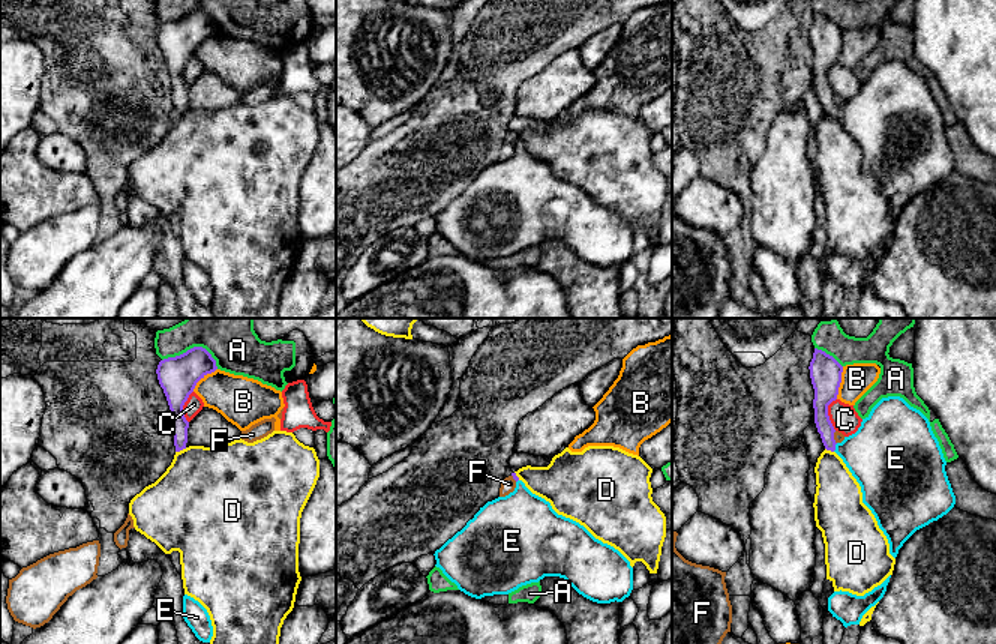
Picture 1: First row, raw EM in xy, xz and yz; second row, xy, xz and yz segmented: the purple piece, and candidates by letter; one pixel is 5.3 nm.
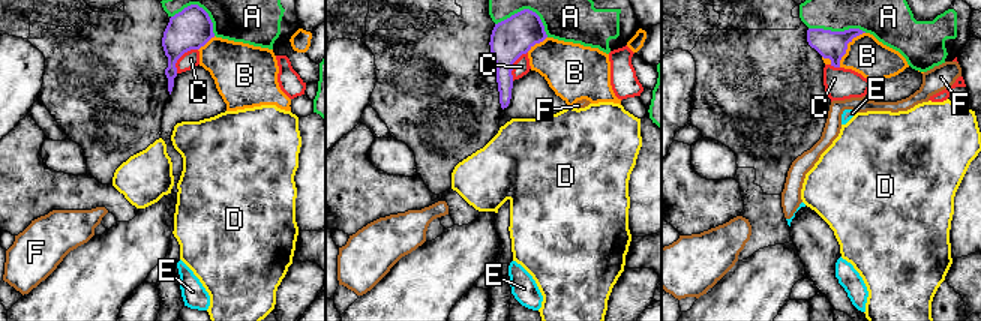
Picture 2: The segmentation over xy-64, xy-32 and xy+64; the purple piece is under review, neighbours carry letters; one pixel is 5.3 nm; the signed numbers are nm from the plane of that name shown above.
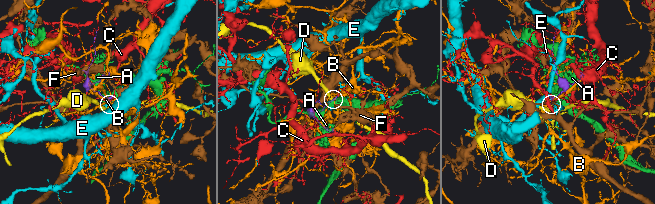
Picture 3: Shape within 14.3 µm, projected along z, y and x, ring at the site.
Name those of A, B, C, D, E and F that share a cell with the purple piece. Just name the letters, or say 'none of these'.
E

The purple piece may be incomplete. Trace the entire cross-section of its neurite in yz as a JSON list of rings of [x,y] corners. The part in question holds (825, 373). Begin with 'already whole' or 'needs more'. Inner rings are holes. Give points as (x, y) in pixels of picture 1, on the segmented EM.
needs more; [[[814,348],[813,359],[810,362],[810,378],[814,389],[814,423],[820,434],[822,443],[826,450],[836,452],[852,476],[861,486],[862,503],[874,515],[879,528],[888,539],[890,554],[896,558],[903,543],[920,528],[938,521],[946,515],[956,504],[956,495],[948,480],[942,449],[934,437],[928,419],[916,408],[910,407],[900,396],[882,398],[862,419],[858,431],[849,437],[844,437],[842,443],[834,440],[834,426],[828,416],[828,405],[837,399],[838,387],[842,383],[843,366],[830,354]]]

